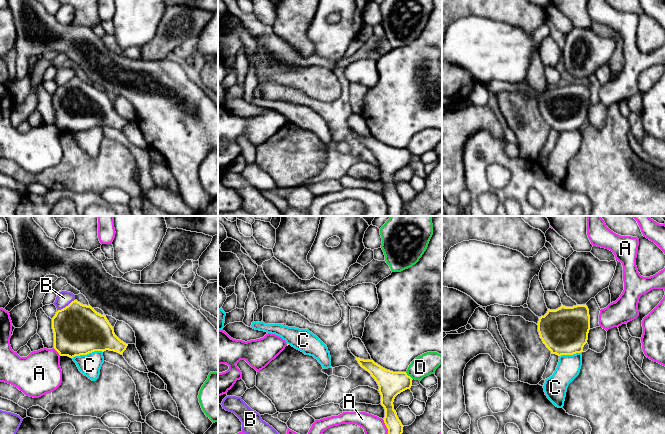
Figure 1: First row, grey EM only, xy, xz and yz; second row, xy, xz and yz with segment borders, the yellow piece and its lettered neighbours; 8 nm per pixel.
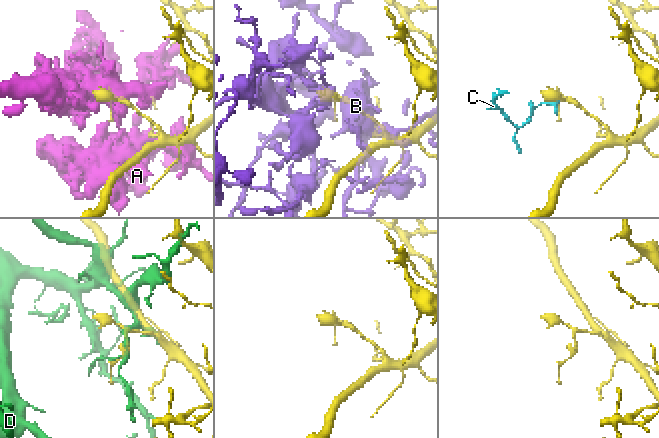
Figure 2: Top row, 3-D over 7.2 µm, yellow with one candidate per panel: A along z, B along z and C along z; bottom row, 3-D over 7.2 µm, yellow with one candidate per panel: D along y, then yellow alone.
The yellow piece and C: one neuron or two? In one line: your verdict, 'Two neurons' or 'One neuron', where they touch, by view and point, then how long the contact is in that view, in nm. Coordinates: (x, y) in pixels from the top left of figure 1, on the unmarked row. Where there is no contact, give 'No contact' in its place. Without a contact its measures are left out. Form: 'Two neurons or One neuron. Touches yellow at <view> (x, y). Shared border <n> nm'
Two neurons. Touches yellow at xy (87, 129). Shared border 260 nm

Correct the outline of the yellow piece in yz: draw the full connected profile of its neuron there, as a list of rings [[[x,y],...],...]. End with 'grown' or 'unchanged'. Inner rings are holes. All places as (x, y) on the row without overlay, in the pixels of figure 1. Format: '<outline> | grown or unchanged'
[[[576,81],[573,83],[561,82],[556,86],[548,85],[544,92],[539,93],[538,108],[540,114],[551,130],[573,131],[583,128],[583,123],[587,119],[590,106],[589,85],[585,81]]] | unchanged

